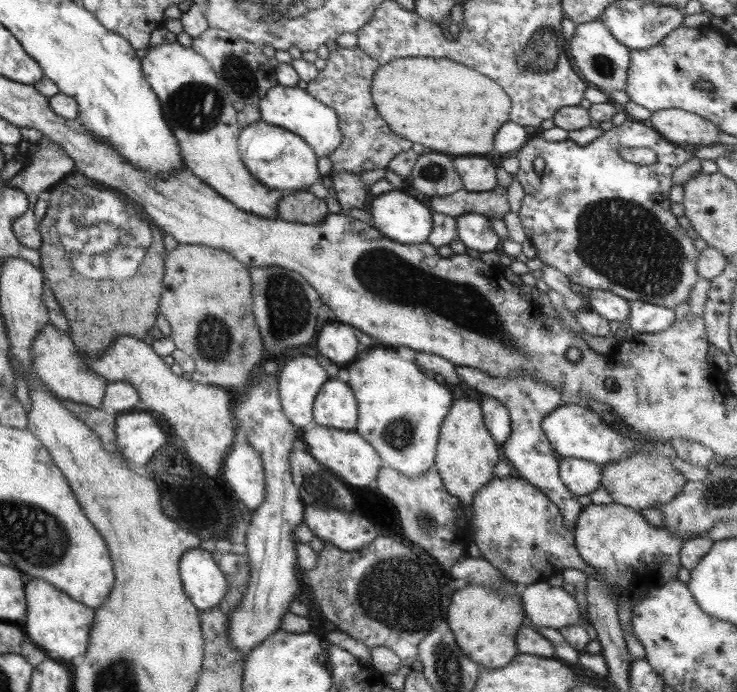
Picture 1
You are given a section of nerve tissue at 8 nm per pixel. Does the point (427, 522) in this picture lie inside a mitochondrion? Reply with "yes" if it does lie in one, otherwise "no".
yes

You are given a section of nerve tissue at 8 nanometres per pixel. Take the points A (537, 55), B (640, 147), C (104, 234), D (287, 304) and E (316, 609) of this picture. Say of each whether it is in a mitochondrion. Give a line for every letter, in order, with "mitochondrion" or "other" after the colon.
A: mitochondrion
B: other
C: mitochondrion
D: mitochondrion
E: other

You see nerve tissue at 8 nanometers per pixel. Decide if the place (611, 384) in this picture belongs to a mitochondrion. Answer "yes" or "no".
yes

